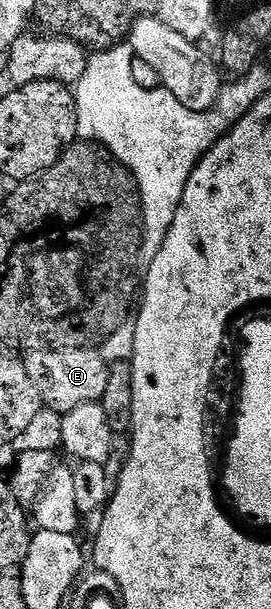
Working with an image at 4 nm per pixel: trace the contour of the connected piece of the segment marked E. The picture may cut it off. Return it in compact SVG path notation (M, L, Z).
M64 348L47 352L30 352L24 357L25 369L39 390L41 403L46 409L54 408L57 414L75 410L80 404L96 404L104 398L109 363L100 351L91 348Z

